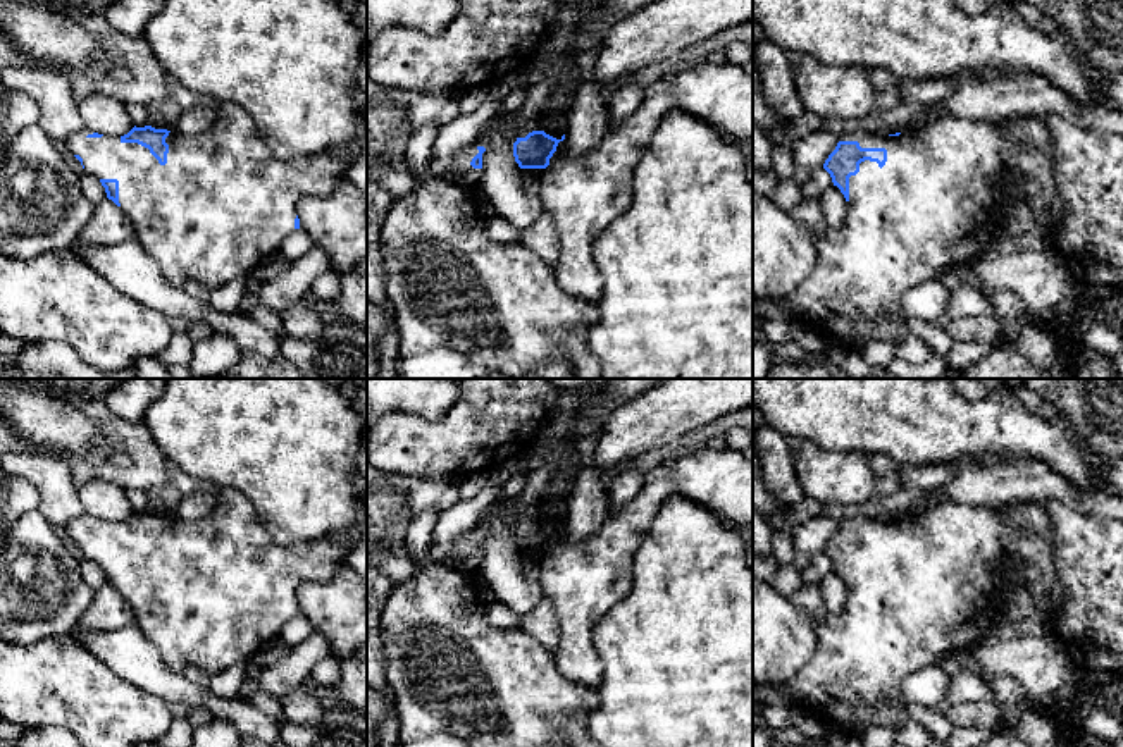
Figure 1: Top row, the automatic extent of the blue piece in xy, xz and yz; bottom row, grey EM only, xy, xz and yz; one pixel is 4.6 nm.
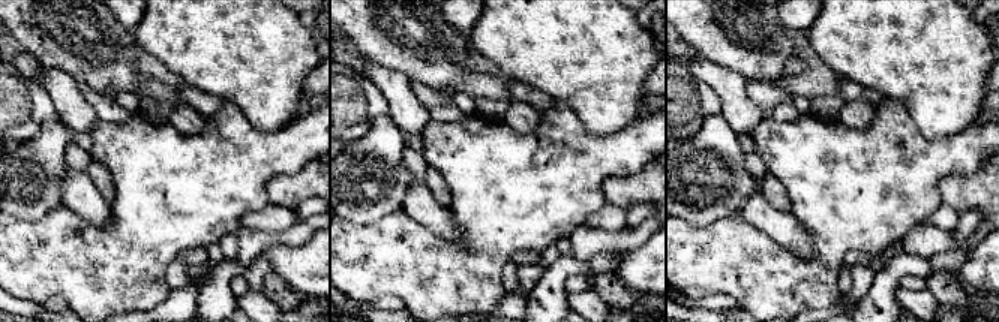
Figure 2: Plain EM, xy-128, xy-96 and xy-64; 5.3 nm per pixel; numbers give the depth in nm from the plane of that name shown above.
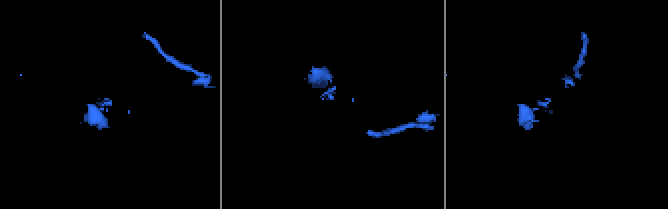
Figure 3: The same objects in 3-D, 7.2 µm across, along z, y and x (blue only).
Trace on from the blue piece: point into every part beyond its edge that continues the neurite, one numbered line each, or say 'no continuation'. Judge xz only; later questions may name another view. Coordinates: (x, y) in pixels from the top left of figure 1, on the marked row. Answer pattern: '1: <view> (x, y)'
1: xz (584, 195)

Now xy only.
1: xy (223, 203)

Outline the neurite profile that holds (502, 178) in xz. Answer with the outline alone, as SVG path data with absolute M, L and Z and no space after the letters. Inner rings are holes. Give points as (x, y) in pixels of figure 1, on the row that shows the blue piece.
M565 50L549 62L537 84L529 86L525 102L515 112L499 110L489 122L491 143L482 153L481 193L489 205L522 234L544 213L541 196L529 196L522 189L522 169L513 157L518 126L532 119L549 98L556 81L575 67L577 53Z

